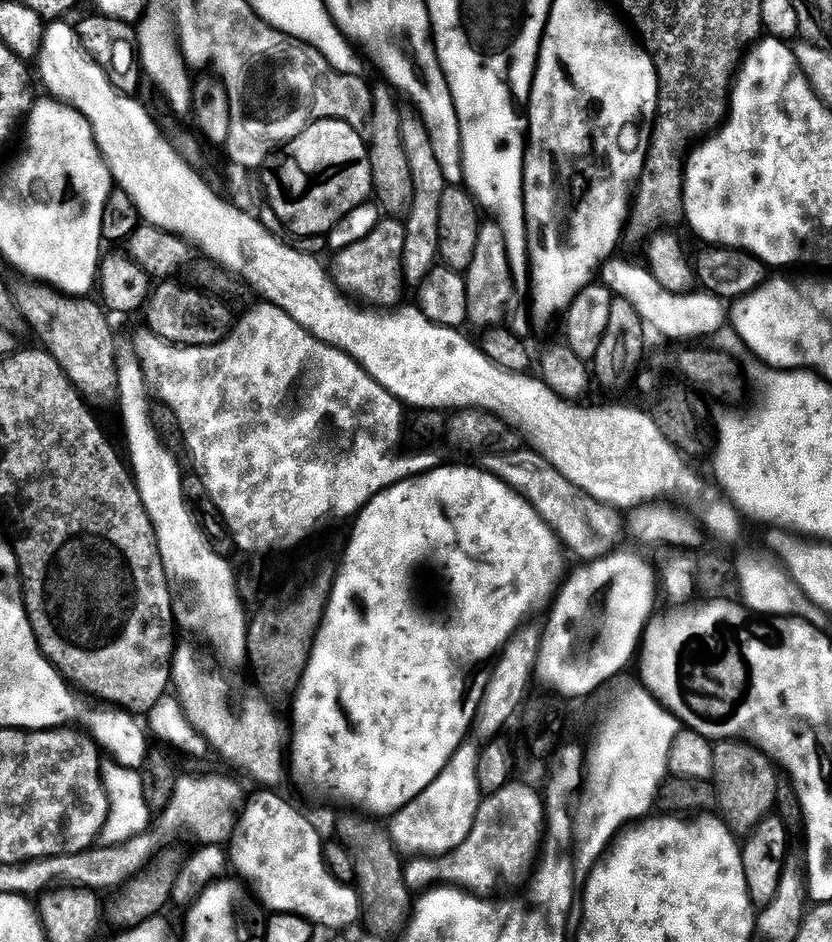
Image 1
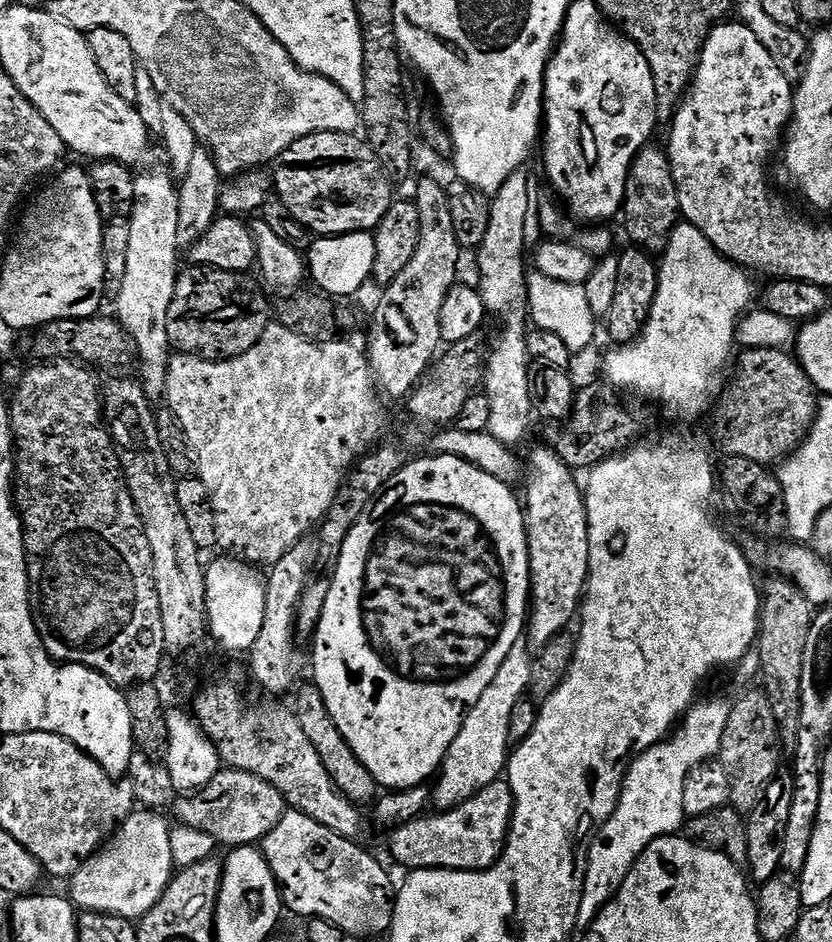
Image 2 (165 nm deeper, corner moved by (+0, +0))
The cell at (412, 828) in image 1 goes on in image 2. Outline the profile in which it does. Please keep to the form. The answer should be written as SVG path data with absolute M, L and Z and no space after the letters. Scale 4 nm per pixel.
M523 643L514 645L510 654L506 654L506 662L502 662L498 674L494 674L490 686L486 686L482 698L478 698L478 702L468 709L458 730L458 738L444 755L444 762L438 769L430 792L431 803L437 809L457 808L495 780L501 779L510 755L510 713L519 700L525 699L531 665L529 649Z

